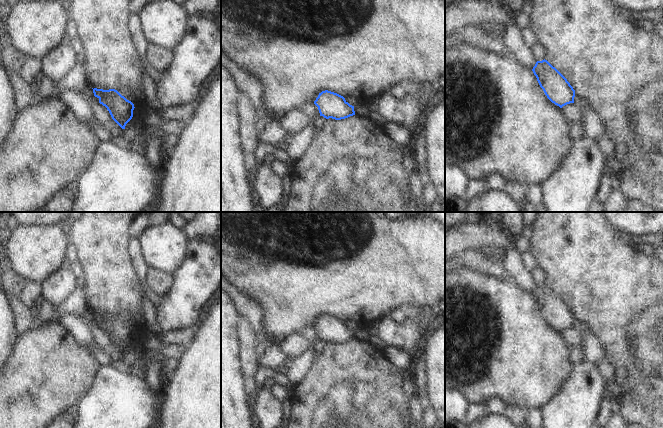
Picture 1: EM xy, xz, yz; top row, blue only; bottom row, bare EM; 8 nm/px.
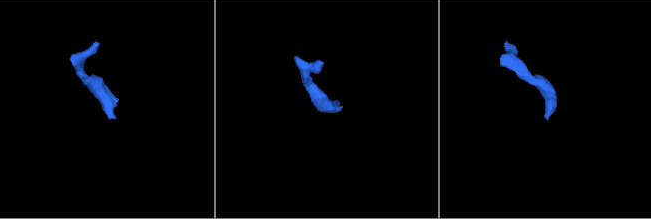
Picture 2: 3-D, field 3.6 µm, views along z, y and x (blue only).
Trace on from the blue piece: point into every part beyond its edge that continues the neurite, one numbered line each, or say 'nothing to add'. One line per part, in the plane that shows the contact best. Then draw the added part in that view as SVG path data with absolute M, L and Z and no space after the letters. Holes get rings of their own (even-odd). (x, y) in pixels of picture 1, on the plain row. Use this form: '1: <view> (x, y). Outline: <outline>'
nothing to add

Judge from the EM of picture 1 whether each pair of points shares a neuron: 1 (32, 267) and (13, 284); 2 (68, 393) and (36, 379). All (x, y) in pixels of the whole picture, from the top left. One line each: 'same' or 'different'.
1: different
2: same

